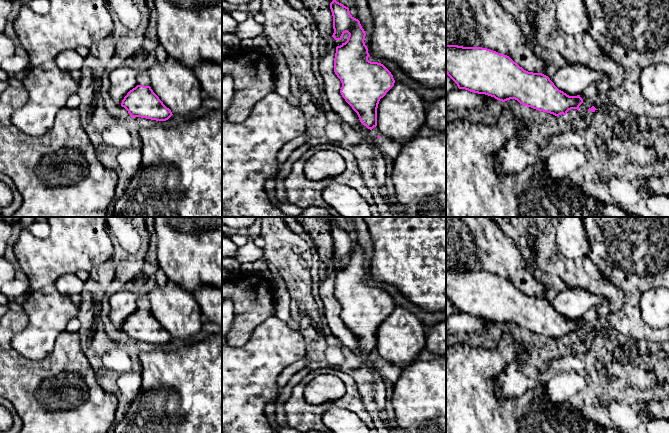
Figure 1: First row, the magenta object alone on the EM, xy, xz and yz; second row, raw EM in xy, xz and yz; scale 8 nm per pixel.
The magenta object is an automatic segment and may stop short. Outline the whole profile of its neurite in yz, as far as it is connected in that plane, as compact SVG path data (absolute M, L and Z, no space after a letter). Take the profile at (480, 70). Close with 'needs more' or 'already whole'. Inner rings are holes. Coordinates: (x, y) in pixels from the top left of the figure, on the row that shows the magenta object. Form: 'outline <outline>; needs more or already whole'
outline M446 45L446 74L457 84L459 89L485 94L505 102L510 99L538 111L555 116L566 115L571 109L579 110L583 103L580 95L569 96L559 90L550 78L542 73L524 70L509 56L482 47L463 47Z; already whole

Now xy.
outline M137 85L127 93L121 106L128 111L131 118L166 121L173 115L150 86Z; already whole

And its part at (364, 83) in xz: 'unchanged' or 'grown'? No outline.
unchanged

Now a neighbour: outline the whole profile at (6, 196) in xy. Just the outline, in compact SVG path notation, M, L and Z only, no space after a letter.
M0 180L0 209L4 209L11 204L13 193L7 184Z

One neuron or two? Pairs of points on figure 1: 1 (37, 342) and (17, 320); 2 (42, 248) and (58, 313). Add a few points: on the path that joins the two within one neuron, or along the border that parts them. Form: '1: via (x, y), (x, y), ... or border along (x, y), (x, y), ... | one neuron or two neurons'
1: border along (23, 310), (27, 325), (11, 339), (15, 350) | two neurons
2: border along (53, 283), (46, 284), (34, 291) | two neurons

